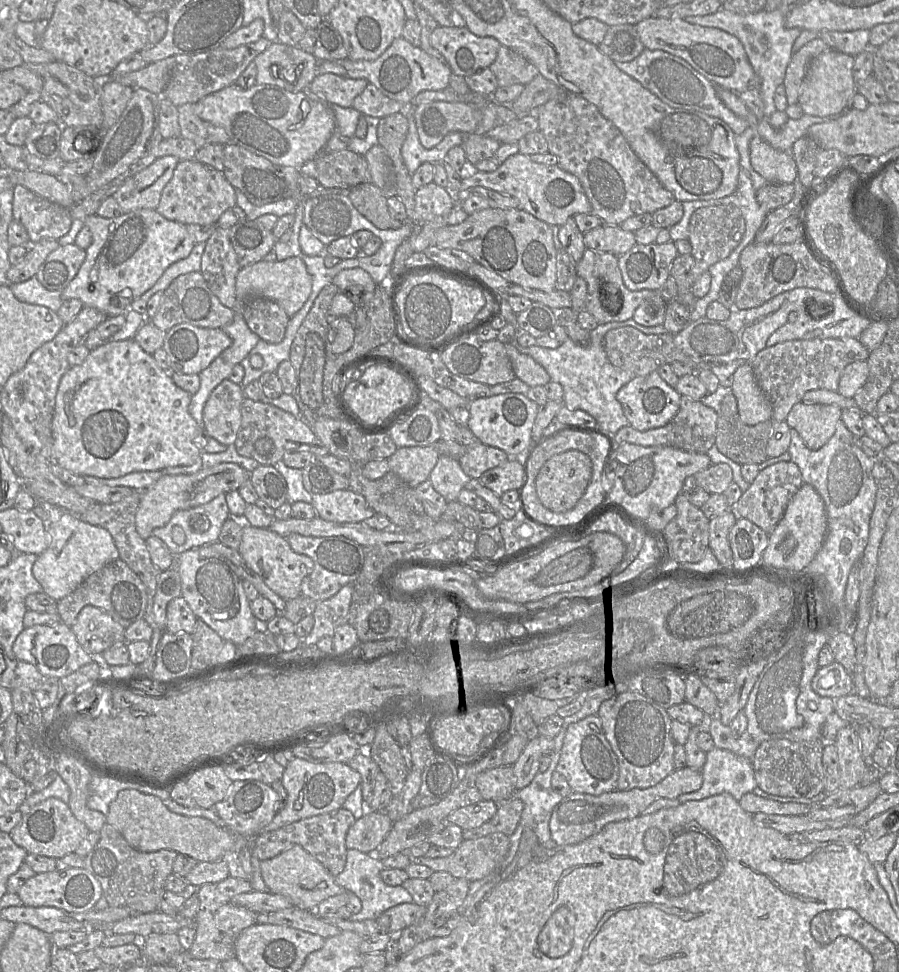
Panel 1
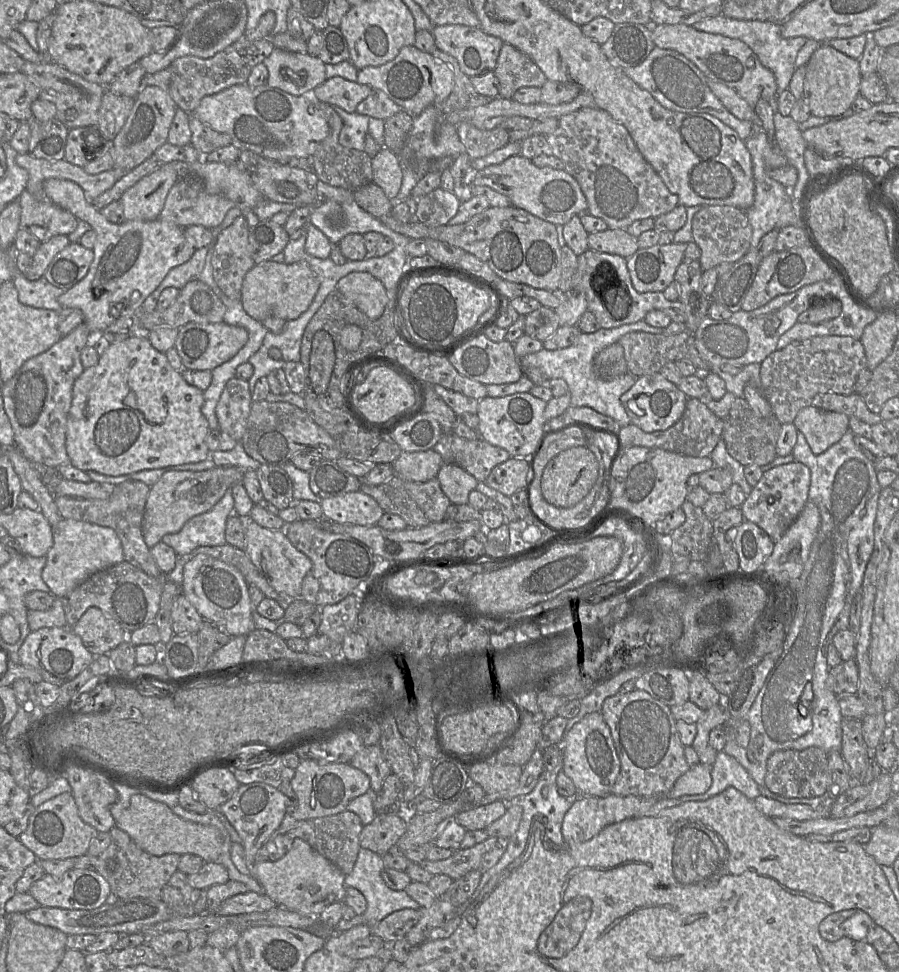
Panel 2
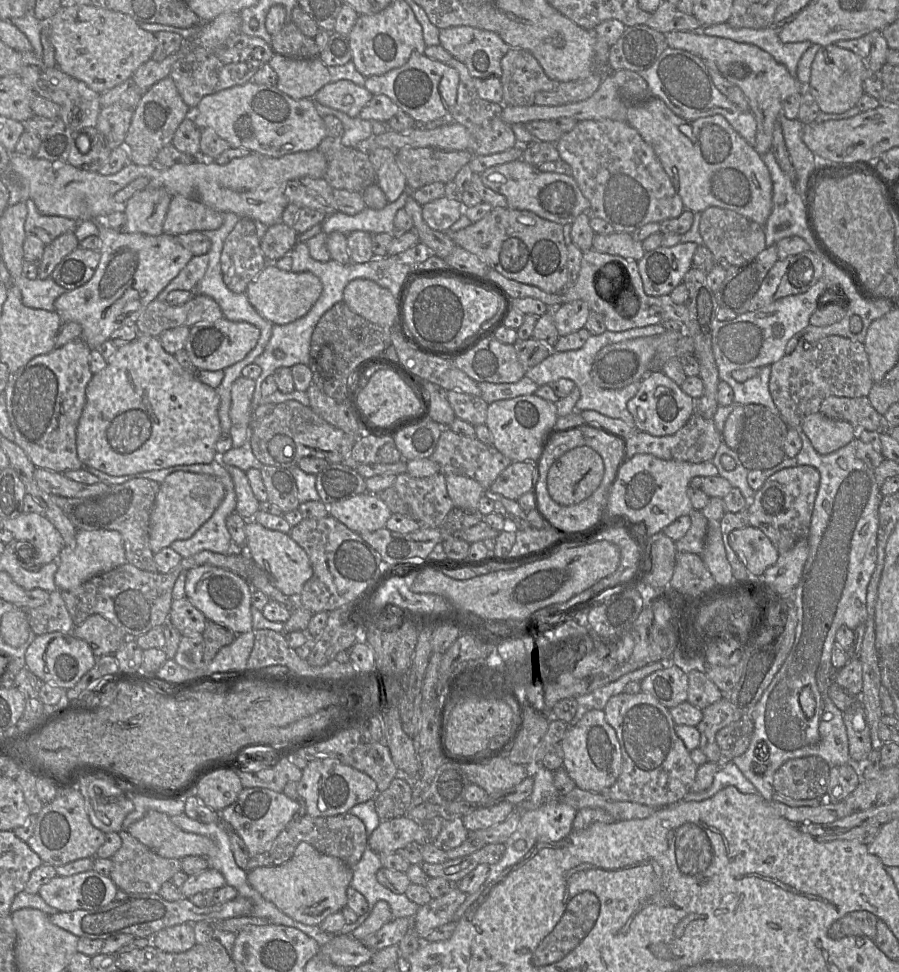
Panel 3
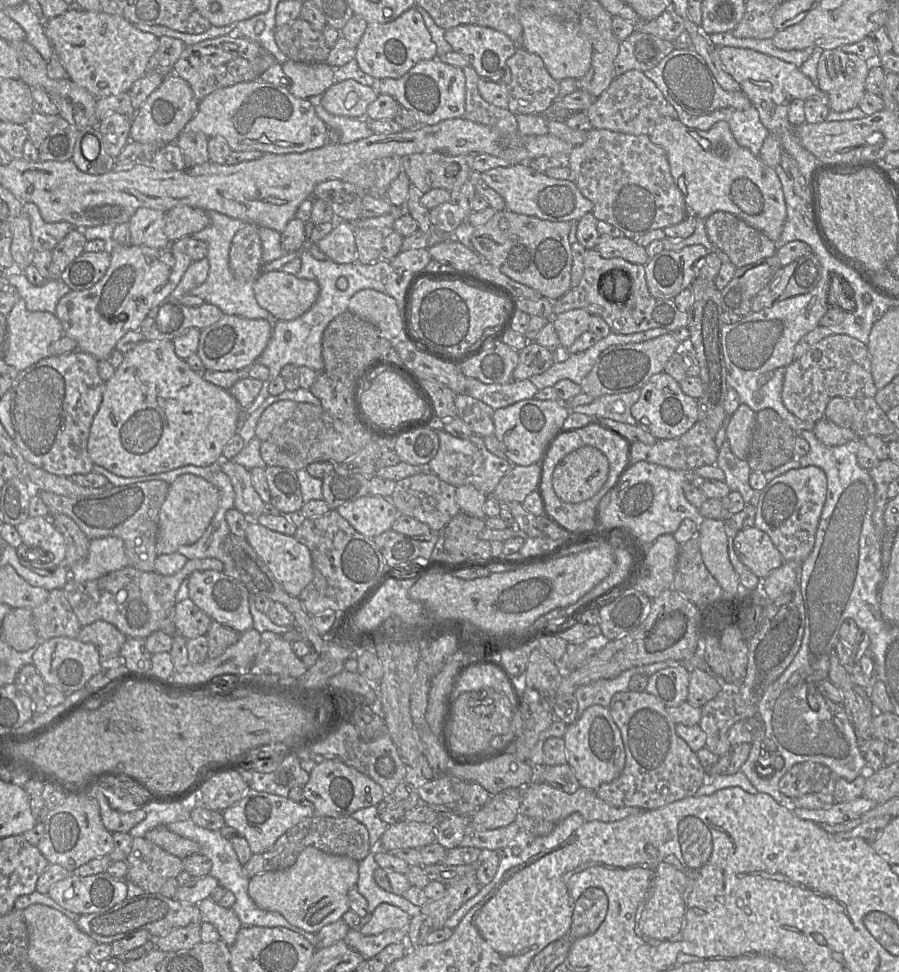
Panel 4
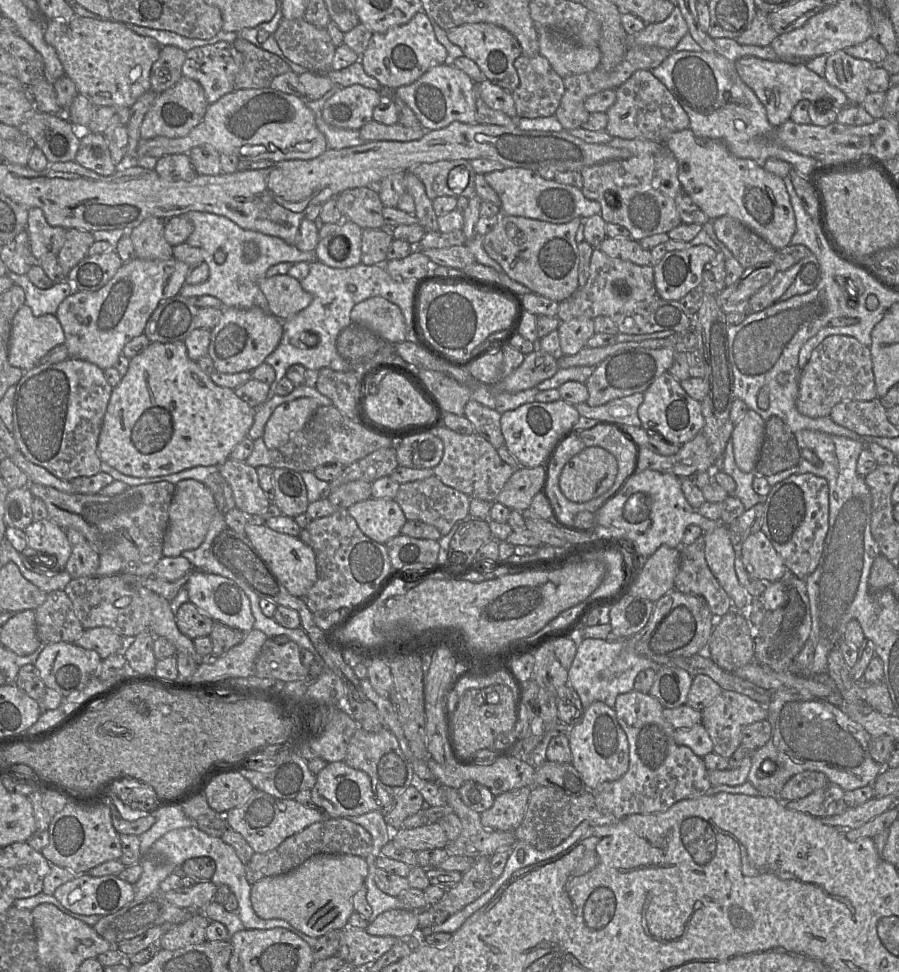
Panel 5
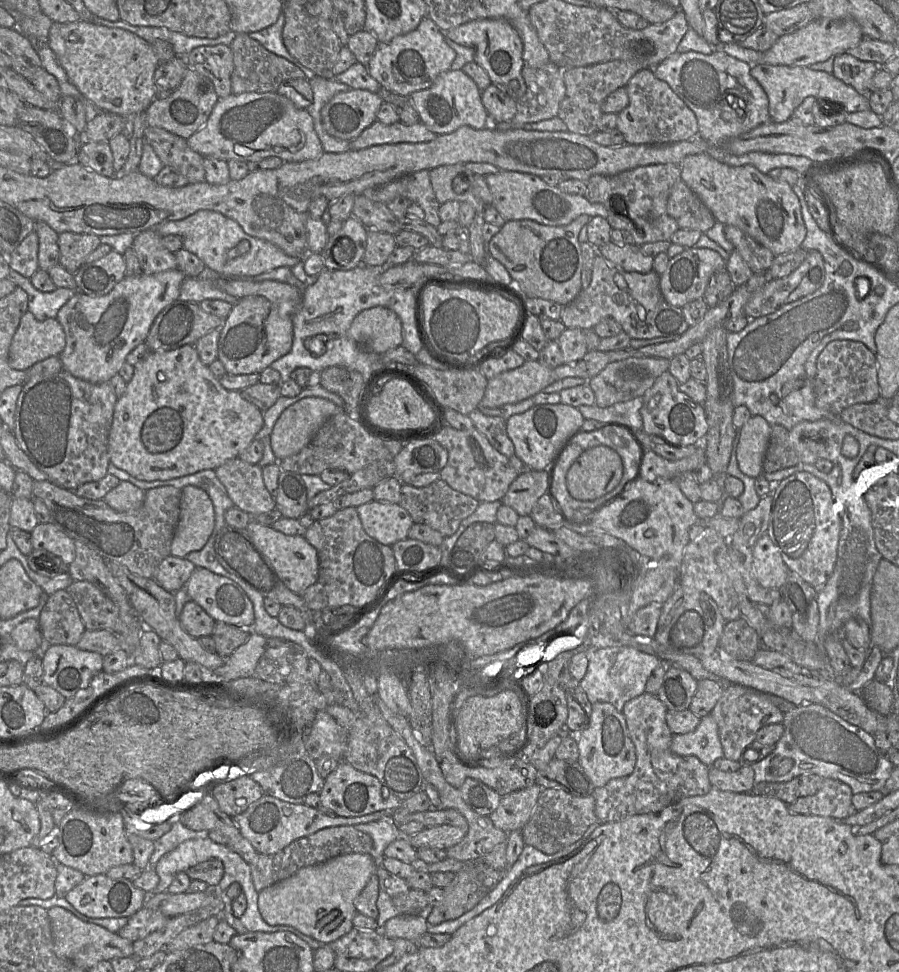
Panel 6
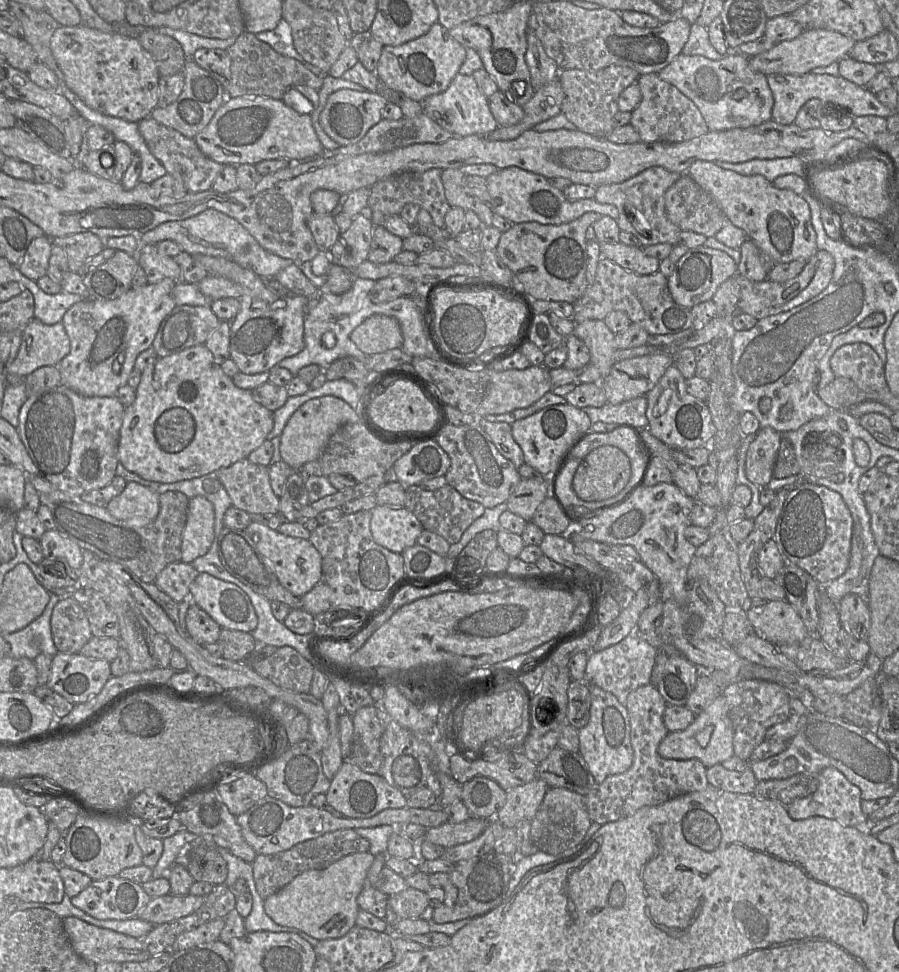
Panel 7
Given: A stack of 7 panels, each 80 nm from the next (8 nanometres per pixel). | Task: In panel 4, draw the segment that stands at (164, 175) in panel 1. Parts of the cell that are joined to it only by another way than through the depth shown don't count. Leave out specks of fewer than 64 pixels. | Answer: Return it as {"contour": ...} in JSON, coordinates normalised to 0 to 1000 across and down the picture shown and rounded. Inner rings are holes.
{"contour":[[[157,213],[146,223],[142,234],[148,252],[168,255],[184,255],[190,252],[185,244],[182,233],[185,218]]]}

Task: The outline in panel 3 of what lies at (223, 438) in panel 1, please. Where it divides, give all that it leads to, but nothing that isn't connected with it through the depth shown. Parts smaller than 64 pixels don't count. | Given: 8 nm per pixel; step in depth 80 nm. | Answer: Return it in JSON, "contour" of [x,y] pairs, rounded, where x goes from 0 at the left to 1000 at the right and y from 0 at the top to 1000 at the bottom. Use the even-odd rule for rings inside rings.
{"contour":[[[266,388],[257,398],[256,432],[260,438],[274,438],[280,432],[280,409],[284,402],[284,391]]]}

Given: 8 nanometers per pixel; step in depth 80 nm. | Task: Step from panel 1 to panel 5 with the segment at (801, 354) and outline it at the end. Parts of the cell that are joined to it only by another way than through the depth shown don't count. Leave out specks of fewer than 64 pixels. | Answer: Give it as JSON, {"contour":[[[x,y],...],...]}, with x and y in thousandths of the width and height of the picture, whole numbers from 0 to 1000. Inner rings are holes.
{"contour":[[[924,345],[905,358],[898,374],[890,381],[885,420],[892,427],[922,428],[925,420],[938,413],[967,413],[976,409],[969,362],[966,356],[941,345]]]}

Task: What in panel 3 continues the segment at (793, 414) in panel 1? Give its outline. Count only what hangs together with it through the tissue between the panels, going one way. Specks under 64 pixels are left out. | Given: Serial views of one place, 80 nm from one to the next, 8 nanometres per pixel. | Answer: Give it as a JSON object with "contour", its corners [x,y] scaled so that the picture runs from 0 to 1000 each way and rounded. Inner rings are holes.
{"contour":[[[913,424],[893,431],[890,441],[914,468],[928,465],[951,451],[951,440],[942,433],[922,430]]]}

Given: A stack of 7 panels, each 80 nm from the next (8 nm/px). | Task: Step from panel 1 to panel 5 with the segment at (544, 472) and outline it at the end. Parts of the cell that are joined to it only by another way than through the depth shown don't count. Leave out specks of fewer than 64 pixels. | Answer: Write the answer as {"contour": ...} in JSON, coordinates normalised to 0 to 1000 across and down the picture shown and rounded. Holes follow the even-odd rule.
{"contour":[[[665,459],[652,460],[628,477],[622,501],[632,514],[651,517],[675,506],[686,487],[682,467]]]}

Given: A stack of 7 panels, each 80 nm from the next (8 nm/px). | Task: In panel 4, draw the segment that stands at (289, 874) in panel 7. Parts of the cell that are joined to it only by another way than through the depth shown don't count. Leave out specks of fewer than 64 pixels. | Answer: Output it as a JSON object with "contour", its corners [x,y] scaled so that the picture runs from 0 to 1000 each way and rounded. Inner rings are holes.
{"contour":[[[349,838],[340,841],[313,859],[299,874],[289,879],[280,879],[278,885],[270,891],[271,898],[278,904],[297,896],[318,894],[329,887],[334,877],[341,870],[349,870],[365,879],[387,881],[402,886],[412,877],[410,857],[403,847],[389,840],[372,842]]]}

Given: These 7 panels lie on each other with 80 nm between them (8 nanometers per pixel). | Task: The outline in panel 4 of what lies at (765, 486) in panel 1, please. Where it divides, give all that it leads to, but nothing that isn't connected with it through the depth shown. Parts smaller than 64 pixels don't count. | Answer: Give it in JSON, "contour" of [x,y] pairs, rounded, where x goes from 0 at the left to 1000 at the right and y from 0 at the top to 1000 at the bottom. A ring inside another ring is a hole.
{"contour":[[[908,479],[880,483],[854,496],[846,506],[842,506],[839,512],[839,517],[834,517],[840,519],[842,522],[839,540],[855,550],[862,563],[869,569],[872,577],[885,577],[892,579],[903,568],[919,509],[919,488],[914,483]]]}

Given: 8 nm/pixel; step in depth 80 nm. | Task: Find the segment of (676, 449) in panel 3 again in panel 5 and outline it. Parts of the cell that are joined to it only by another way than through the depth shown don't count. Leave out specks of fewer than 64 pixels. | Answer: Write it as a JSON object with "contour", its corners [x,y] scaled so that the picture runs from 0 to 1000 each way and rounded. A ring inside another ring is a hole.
{"contour":[[[781,444],[769,454],[756,459],[755,464],[737,469],[713,460],[709,478],[710,485],[727,484],[750,488],[753,491],[766,491],[775,485],[793,485],[795,471]]]}

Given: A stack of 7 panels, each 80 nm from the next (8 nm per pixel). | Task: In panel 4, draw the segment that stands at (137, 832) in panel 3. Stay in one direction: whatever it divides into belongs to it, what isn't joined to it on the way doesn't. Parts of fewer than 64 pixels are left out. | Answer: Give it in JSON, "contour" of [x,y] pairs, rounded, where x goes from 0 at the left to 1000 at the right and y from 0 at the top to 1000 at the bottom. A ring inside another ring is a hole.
{"contour":[[[186,849],[170,852],[162,857],[160,862],[200,884],[222,879],[222,869],[219,866],[189,855]]]}

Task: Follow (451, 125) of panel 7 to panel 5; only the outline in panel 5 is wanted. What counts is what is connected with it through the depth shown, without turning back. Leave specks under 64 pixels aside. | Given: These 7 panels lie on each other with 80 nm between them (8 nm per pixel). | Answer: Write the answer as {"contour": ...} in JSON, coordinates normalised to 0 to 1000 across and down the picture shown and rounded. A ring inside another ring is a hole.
{"contour":[[[504,67],[483,68],[462,84],[443,90],[437,96],[459,113],[466,129],[474,135],[497,131],[506,124],[519,128],[531,127],[527,83],[516,73]]]}

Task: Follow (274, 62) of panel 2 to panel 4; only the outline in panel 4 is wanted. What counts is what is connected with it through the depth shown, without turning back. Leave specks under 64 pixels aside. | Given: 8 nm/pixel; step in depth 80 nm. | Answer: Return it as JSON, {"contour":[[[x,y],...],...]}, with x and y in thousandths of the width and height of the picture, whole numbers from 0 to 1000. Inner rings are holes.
{"contour":[[[320,62],[313,66],[323,81],[321,94],[330,101],[344,102],[359,97],[372,85],[369,69],[359,65],[336,65]]]}

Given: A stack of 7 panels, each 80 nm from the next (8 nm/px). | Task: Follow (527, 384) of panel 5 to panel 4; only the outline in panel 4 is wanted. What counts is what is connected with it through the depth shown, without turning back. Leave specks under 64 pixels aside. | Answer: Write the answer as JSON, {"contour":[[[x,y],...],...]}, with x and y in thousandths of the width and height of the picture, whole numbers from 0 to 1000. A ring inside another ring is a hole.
{"contour":[[[587,352],[577,361],[577,371],[571,382],[571,392],[588,390],[594,386],[602,385],[618,371],[620,366],[611,359],[596,352]]]}

